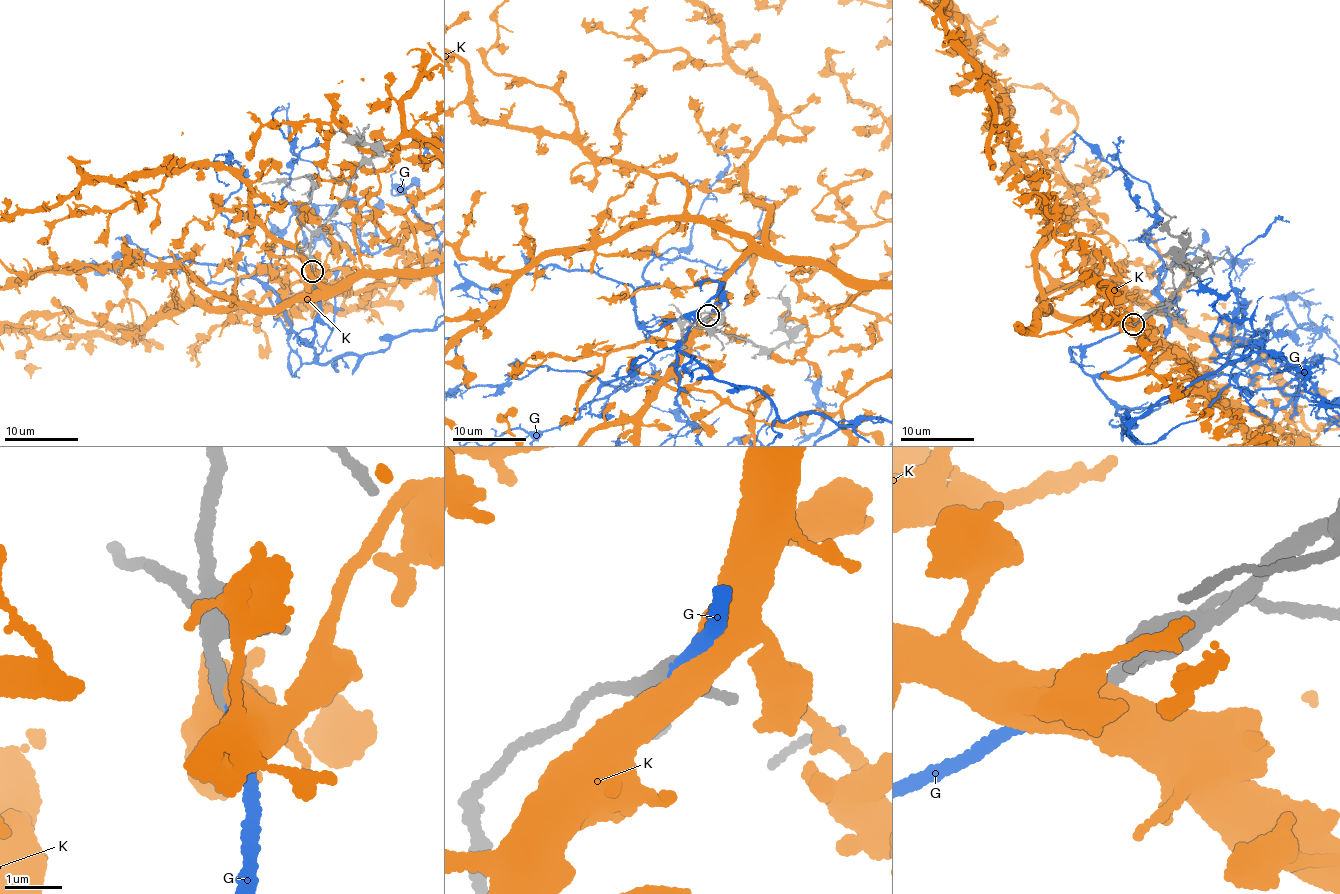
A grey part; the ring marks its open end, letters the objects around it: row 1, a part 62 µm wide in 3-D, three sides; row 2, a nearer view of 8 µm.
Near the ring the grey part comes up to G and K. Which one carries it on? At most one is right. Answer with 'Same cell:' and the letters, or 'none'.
Same cell: G

